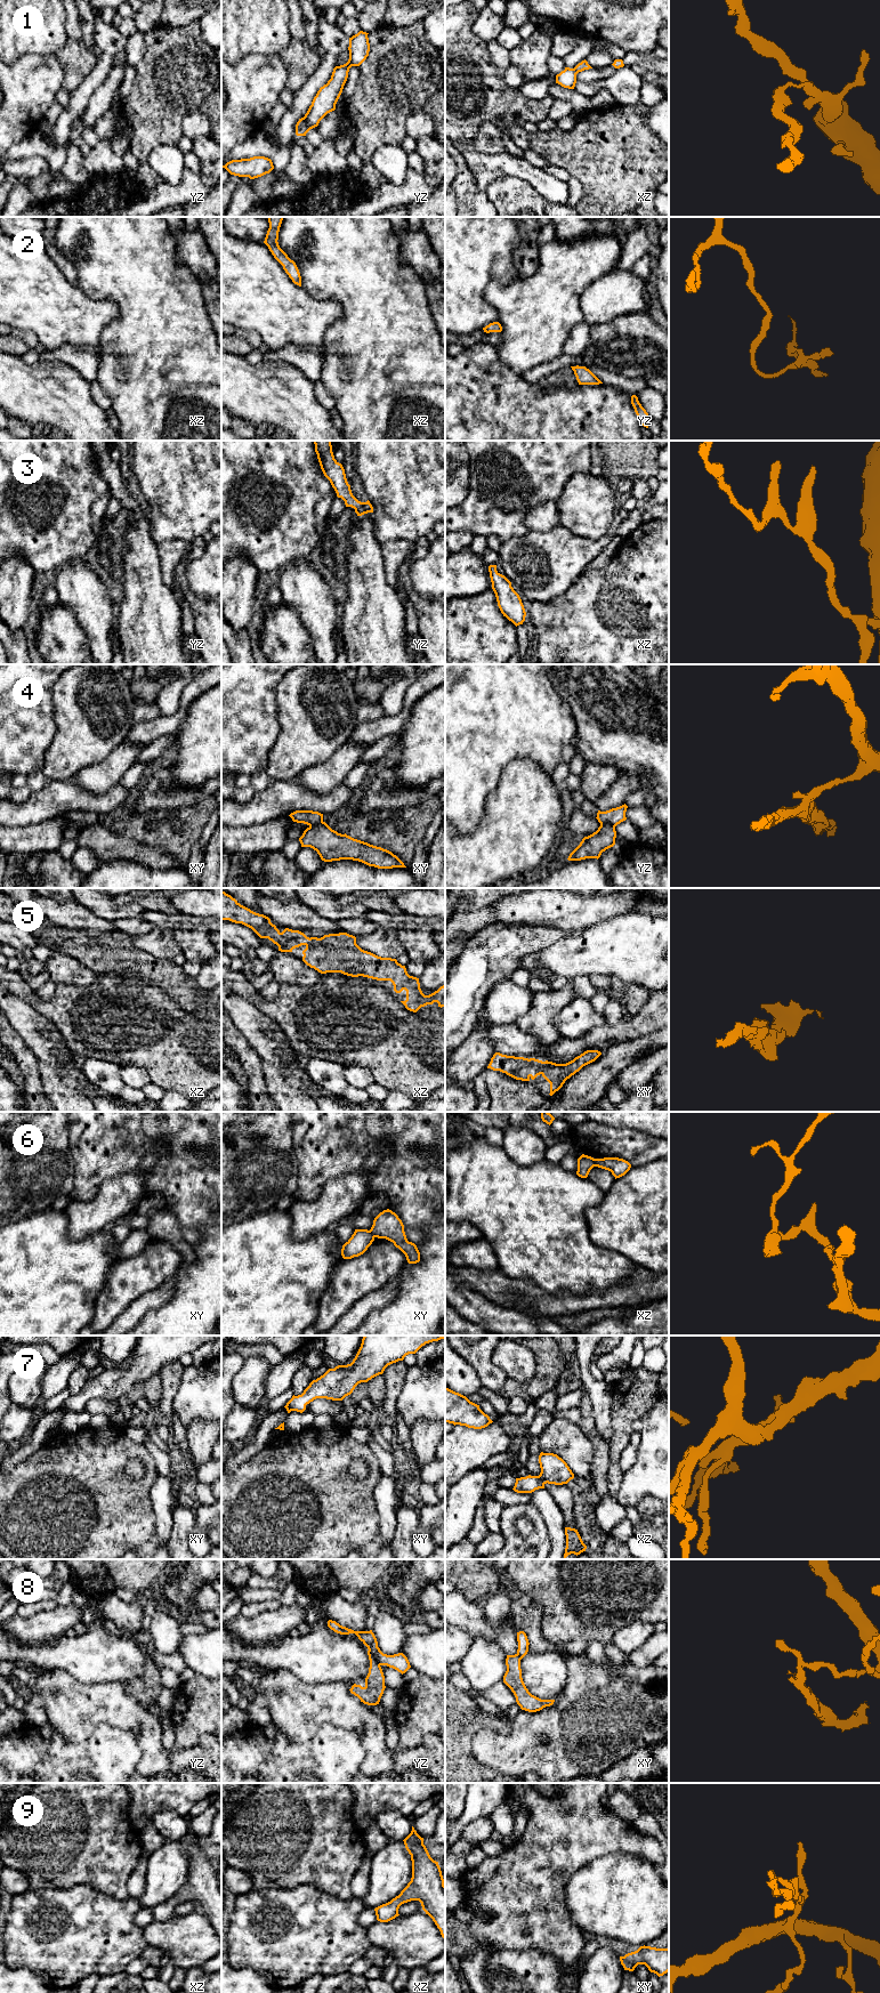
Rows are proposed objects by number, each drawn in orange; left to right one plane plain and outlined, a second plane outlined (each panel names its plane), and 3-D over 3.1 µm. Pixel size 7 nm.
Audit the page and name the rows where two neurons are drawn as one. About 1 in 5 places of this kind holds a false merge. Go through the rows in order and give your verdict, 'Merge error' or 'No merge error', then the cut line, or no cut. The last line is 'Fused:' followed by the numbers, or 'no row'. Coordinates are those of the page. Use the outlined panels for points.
1: Merge error. Split along xz (573, 69), (576, 73)
2: No merge error. No split
3: No merge error. No split
4: Merge error. Split along yz (600, 823), (610, 823), (614, 826)
5: No merge error. No split
6: Merge error. Split along xz (595, 1159), (597, 1166)
7: No merge error. No split
8: Merge error. Split along yz (368, 1651), (380, 1664)
9: No merge error. No split
Fused: 1, 4, 6, 8

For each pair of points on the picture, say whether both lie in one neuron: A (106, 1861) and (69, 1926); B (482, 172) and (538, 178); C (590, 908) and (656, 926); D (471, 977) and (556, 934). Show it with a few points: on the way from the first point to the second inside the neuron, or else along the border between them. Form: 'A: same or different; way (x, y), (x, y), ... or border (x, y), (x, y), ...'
A: different; border (64, 1888), (88, 1885), (106, 1895), (115, 1897)
B: same; way (495, 167), (518, 167), (524, 170)
C: different; border (634, 910), (600, 920), (592, 926)
D: same; way (492, 960), (509, 943), (535, 937)

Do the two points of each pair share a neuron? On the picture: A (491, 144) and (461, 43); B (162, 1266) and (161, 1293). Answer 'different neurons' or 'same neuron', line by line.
A: different neurons
B: different neurons

